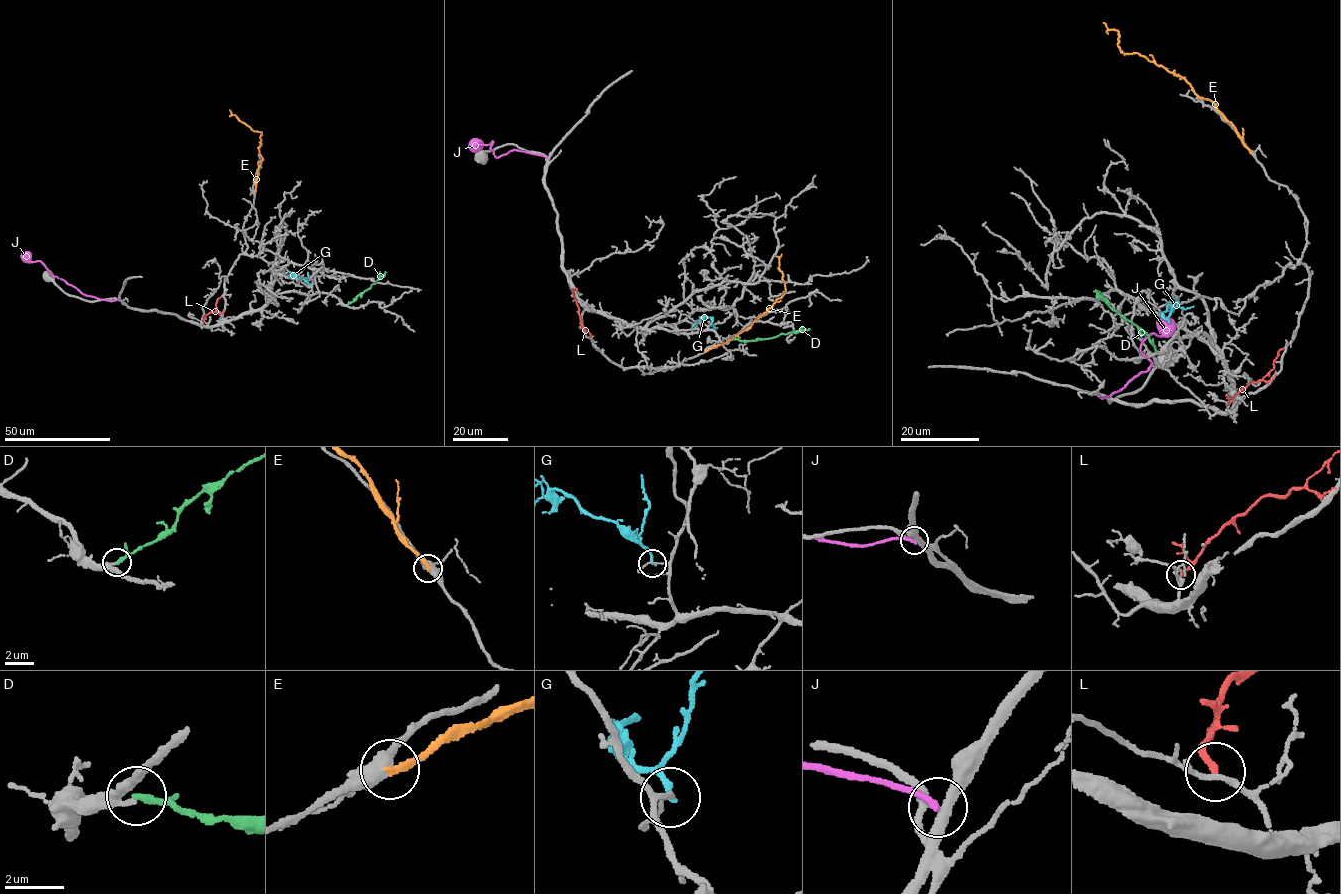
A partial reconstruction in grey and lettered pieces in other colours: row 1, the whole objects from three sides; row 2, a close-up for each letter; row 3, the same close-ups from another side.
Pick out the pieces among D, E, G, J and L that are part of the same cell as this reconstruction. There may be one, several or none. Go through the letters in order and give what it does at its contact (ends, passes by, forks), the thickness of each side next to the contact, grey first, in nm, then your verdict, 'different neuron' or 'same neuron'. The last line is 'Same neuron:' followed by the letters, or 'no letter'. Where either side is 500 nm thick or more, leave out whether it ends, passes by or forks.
D: it passes by; calibres 240 and 170 nm; different neuron
E: it ends; calibres 440 and 240 nm; different neuron
G: it ends; calibres 100 and 180 nm; different neuron
J: it ends; calibres 320 and 220 nm; different neuron
L: it ends; calibres 180 and 200 nm; different neuron
Same neuron: no letter

